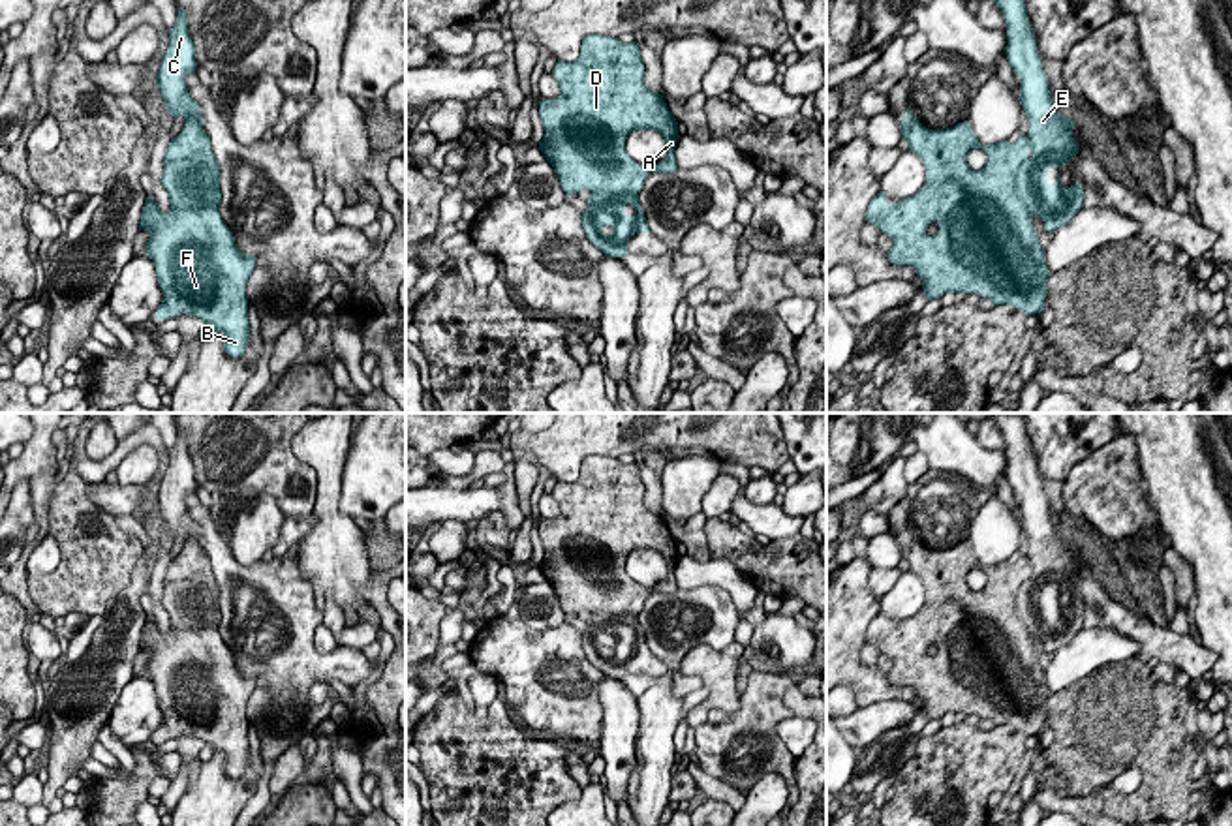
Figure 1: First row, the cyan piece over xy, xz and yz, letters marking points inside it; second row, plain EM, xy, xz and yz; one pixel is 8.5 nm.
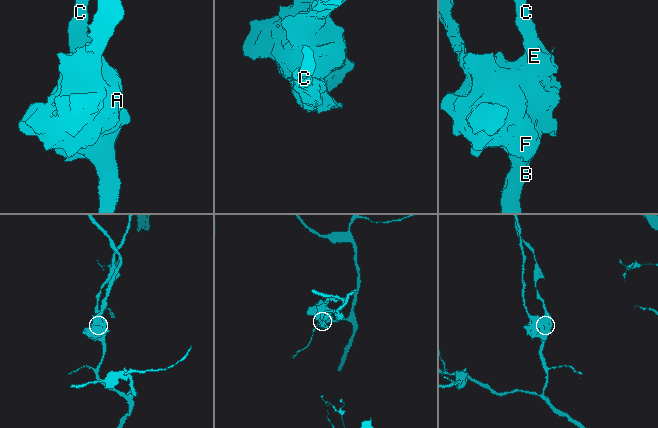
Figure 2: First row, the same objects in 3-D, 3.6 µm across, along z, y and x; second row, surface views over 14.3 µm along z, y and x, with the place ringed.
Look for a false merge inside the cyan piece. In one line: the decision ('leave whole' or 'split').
split

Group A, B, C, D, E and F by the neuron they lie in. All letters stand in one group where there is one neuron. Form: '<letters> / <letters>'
A B D F / C E

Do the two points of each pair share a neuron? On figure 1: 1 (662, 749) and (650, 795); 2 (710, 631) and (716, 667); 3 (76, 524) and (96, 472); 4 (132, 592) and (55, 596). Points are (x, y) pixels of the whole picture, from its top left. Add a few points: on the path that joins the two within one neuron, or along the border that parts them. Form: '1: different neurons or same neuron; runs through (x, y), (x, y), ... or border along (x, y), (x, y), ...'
1: same neuron; runs through (654, 761), (650, 783)
2: different neurons; border along (733, 641), (720, 650), (695, 644), (678, 673)
3: different neurons; border along (72, 453), (77, 472), (87, 481)
4: different neurons; border along (141, 552), (132, 579), (107, 601), (102, 614)

